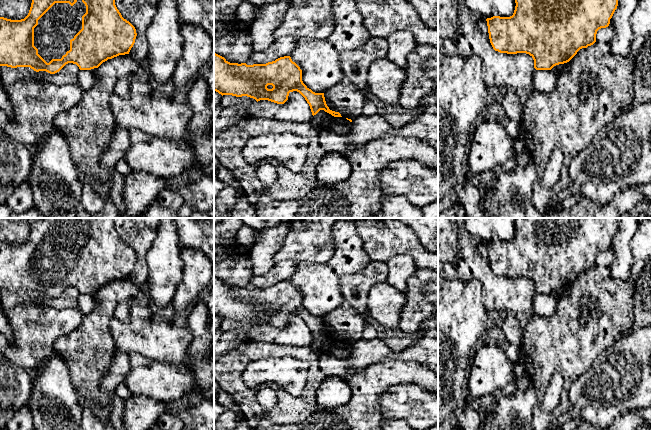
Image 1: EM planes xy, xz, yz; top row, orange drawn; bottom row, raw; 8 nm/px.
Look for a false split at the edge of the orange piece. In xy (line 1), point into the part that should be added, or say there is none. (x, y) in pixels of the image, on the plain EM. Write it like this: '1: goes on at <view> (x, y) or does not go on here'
1: goes on at xy (55, 253)

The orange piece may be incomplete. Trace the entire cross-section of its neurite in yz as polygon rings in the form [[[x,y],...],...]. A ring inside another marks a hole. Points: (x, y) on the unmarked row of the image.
[[[516,218],[515,221],[515,234],[510,241],[493,240],[487,242],[487,250],[490,267],[495,275],[507,278],[526,277],[529,278],[534,284],[534,292],[536,294],[551,294],[554,290],[569,286],[577,276],[582,272],[587,272],[596,266],[597,255],[601,252],[606,252],[610,248],[615,234],[618,230],[619,218]]]

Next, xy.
[[[36,218],[29,226],[31,231],[24,243],[0,241],[0,290],[30,291],[36,296],[55,298],[66,288],[73,287],[80,294],[91,294],[108,283],[129,278],[135,267],[136,253],[122,241],[113,218]]]

